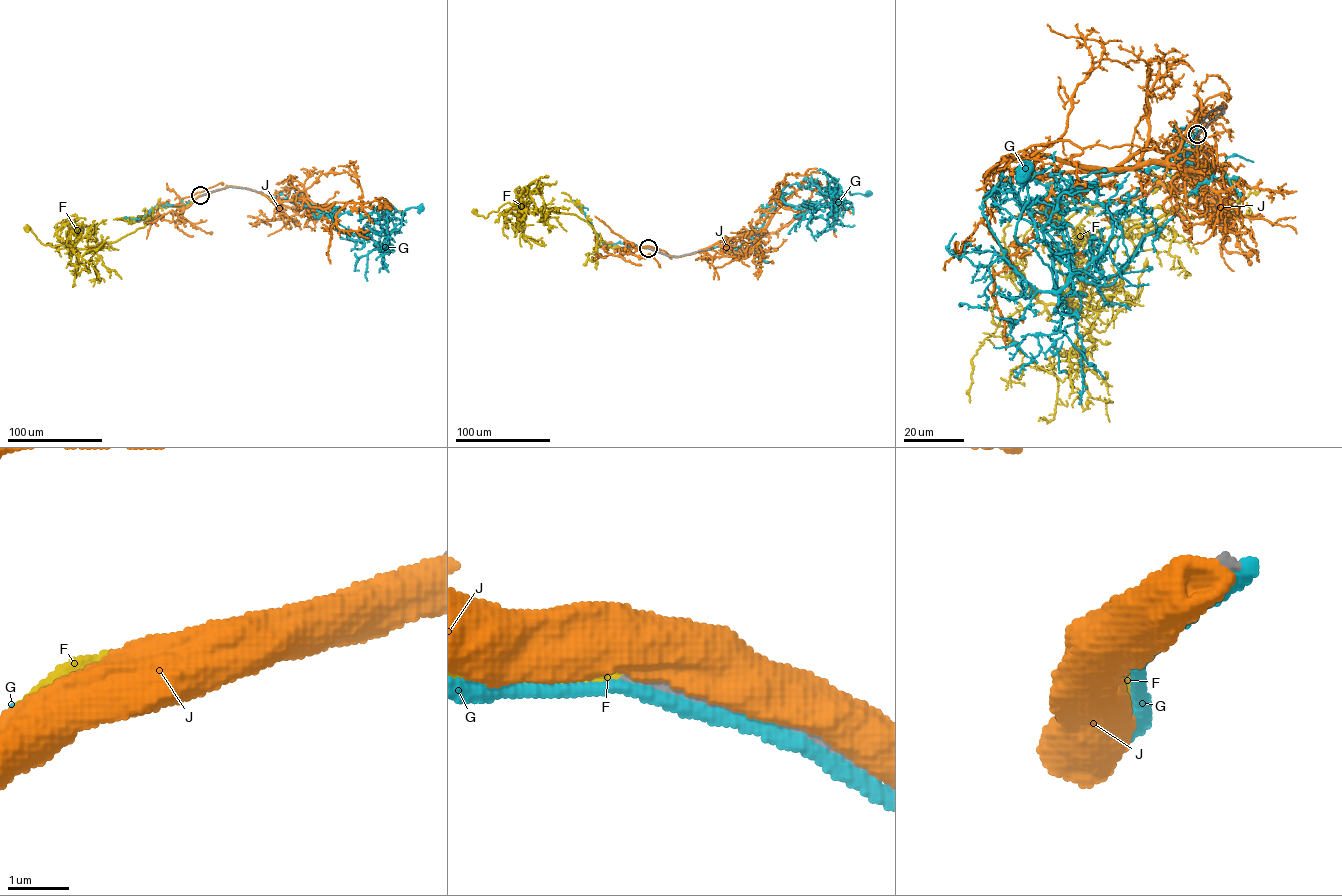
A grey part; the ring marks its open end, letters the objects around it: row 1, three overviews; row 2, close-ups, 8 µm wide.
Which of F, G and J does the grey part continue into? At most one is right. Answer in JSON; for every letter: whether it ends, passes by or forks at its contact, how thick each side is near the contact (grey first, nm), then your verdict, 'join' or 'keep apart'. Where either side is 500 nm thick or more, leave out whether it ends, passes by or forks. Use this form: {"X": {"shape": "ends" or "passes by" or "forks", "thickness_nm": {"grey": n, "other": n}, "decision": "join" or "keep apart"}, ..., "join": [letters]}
{"F": {"shape": "ends", "thickness_nm": {"grey": 240, "other": 220}, "decision": "join"}, "G": {"shape": "passes by", "thickness_nm": {"grey": 240, "other": 220}, "decision": "keep apart"}, "J": {"thickness_nm": {"grey": 240, "other": 750}, "decision": "keep apart"}, "join": ["F"]}

